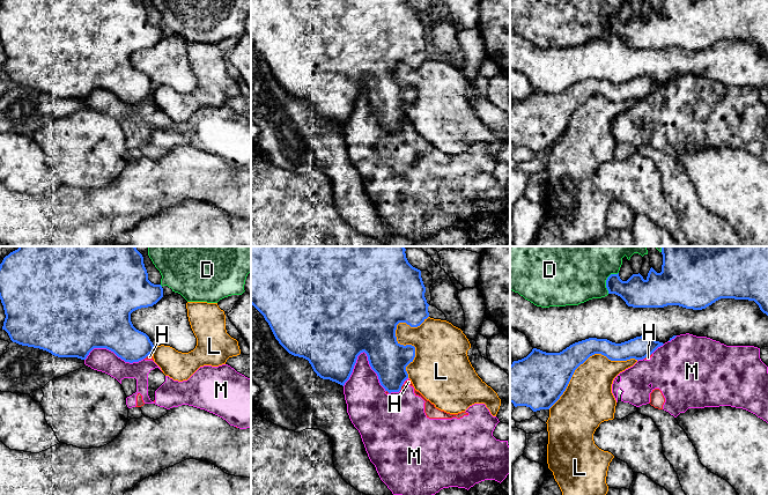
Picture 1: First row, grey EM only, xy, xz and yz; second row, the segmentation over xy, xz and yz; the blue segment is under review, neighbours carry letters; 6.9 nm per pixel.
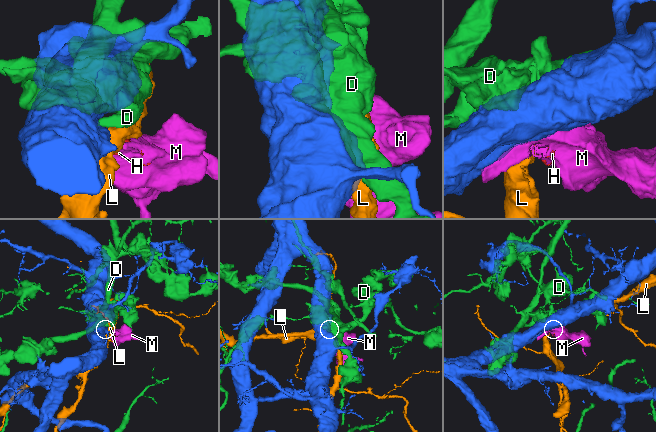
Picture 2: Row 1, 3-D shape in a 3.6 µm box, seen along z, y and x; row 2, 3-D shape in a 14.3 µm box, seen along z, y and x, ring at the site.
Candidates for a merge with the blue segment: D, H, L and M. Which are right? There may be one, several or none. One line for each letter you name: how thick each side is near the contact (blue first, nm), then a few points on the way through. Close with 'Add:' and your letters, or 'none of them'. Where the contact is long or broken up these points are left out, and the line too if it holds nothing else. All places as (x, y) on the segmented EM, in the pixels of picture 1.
Add: none of them

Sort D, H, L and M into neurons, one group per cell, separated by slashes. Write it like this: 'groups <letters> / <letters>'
groups D / H M / L

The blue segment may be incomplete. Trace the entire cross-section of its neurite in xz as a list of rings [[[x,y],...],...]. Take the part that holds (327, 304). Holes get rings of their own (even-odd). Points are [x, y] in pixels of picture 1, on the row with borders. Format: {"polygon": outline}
{"polygon": [[[251,246],[251,304],[264,316],[279,343],[289,354],[308,360],[320,378],[344,386],[353,372],[357,356],[364,352],[371,369],[377,374],[385,391],[389,393],[399,392],[408,378],[406,367],[415,357],[415,347],[404,346],[397,341],[397,325],[406,323],[411,327],[418,327],[429,317],[429,304],[424,297],[426,287],[421,271],[408,263],[405,251],[404,246]]]}

